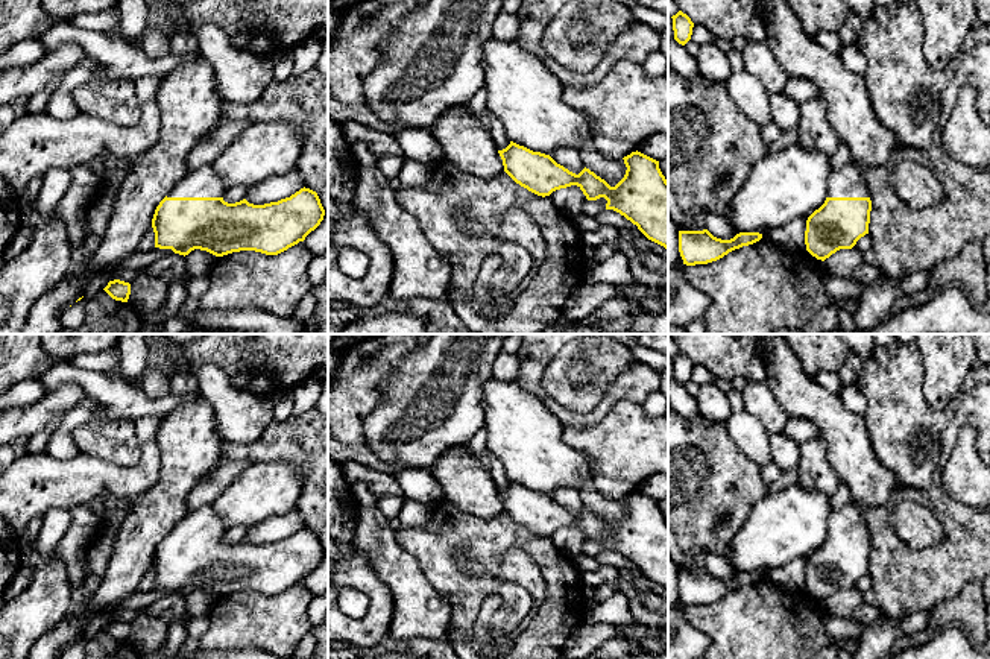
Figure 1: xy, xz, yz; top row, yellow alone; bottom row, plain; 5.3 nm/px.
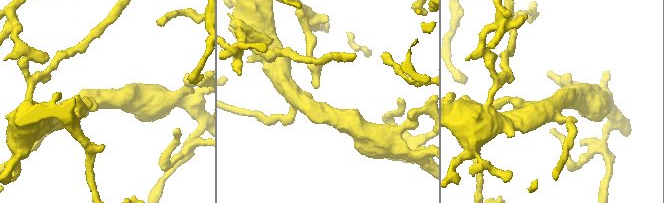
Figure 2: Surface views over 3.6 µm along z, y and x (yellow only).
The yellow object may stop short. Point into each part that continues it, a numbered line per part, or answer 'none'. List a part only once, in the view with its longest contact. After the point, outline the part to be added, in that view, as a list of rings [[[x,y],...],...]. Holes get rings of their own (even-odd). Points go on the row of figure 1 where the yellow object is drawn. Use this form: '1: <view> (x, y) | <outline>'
1: xy (202, 182) | [[[211,164],[187,172],[169,191],[167,197],[223,197],[225,184]]]

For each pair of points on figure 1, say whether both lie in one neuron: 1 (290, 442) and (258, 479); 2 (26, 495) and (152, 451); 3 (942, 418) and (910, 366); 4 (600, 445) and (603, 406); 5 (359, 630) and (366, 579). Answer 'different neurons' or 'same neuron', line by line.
1: different neurons
2: same neuron
3: same neuron
4: different neurons
5: same neuron

